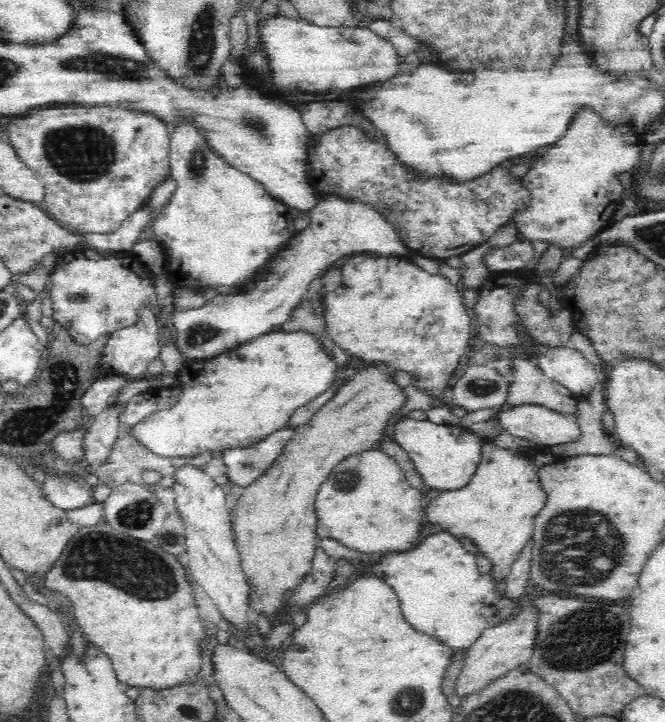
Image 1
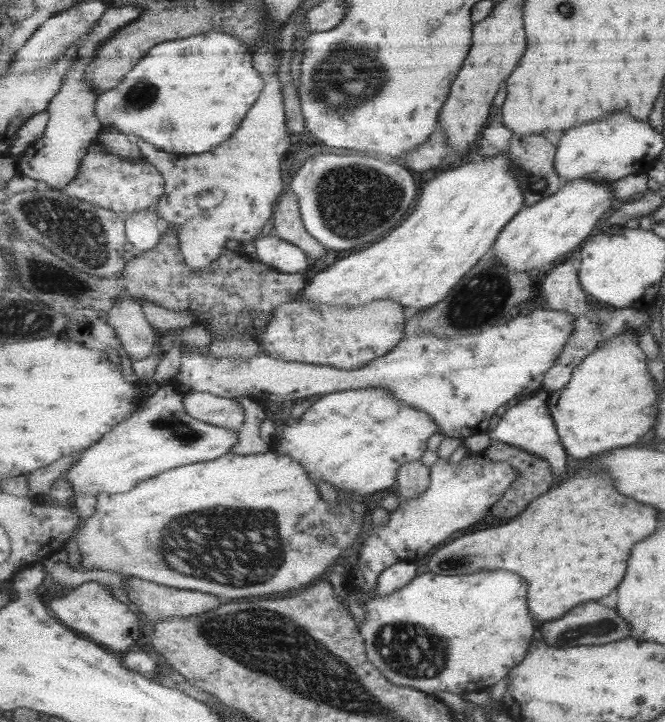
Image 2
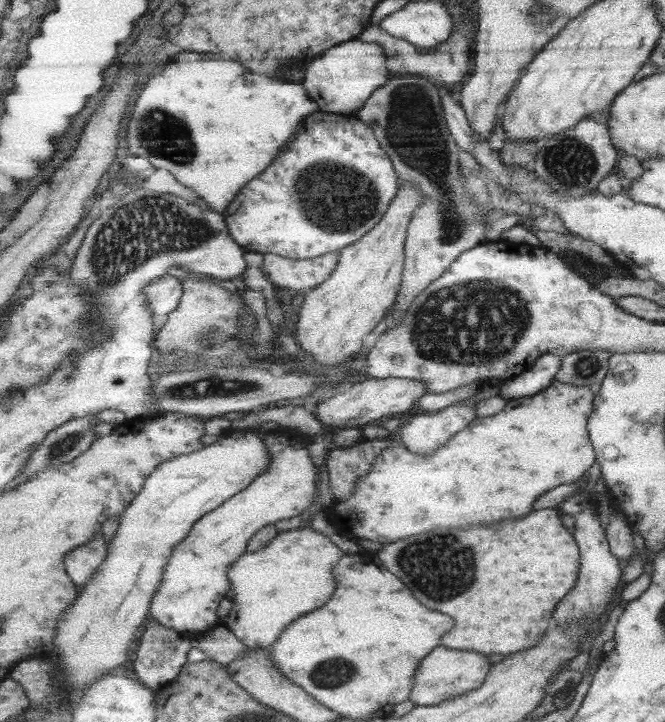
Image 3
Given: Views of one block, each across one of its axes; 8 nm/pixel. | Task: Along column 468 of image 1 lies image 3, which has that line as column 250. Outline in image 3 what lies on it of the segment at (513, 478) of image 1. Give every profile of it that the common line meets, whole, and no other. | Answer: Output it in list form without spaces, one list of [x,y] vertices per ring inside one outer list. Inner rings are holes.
[[[280,426],[263,433],[263,437],[272,456],[267,470],[255,477],[245,490],[201,518],[189,536],[173,549],[165,567],[164,582],[152,600],[150,619],[157,624],[191,637],[217,627],[219,604],[232,588],[228,569],[247,553],[249,540],[269,524],[300,516],[316,500],[318,470],[309,456],[310,436]]]

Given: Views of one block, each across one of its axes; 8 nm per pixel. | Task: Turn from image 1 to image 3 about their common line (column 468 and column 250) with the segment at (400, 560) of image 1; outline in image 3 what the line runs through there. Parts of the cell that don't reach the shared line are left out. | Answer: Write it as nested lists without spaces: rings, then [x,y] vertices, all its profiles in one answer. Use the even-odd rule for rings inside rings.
[[[295,528],[285,532],[279,531],[268,545],[261,550],[245,553],[238,562],[234,562],[228,569],[228,577],[232,580],[231,590],[234,593],[233,605],[228,612],[228,619],[225,620],[225,627],[234,632],[238,639],[251,648],[269,649],[280,640],[279,636],[283,630],[297,618],[305,616],[307,612],[313,612],[321,606],[325,606],[335,590],[337,580],[333,574],[335,564],[340,562],[343,552],[331,542],[327,536],[313,530],[313,528]]]

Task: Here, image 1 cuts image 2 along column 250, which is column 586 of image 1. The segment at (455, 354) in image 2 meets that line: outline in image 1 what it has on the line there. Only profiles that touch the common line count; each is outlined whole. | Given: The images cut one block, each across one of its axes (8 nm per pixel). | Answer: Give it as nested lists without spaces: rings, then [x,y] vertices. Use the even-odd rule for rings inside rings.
[[[548,347],[542,356],[534,360],[534,364],[549,379],[571,390],[577,398],[590,394],[597,381],[593,364],[572,347]]]

